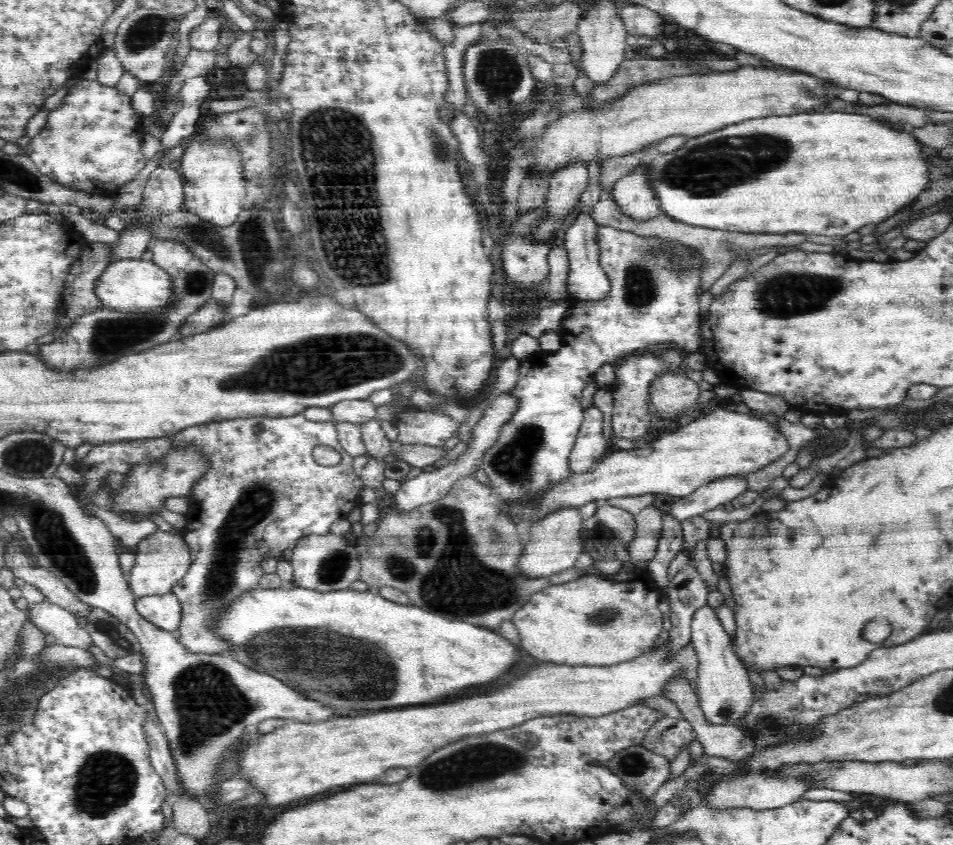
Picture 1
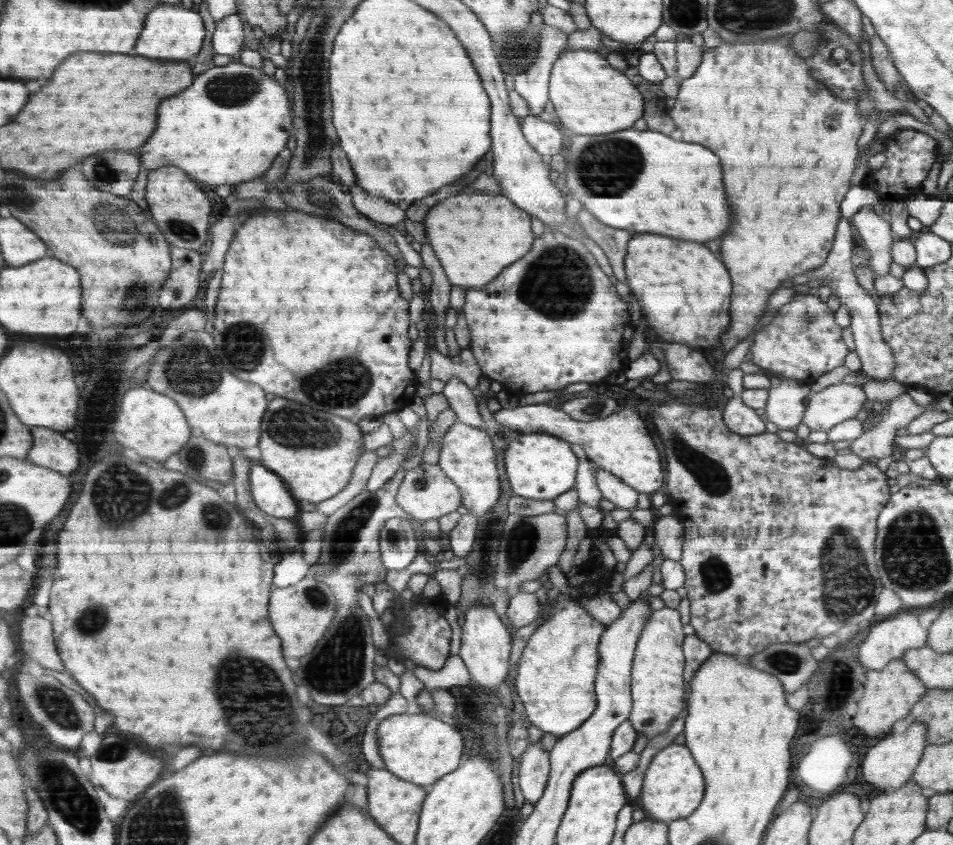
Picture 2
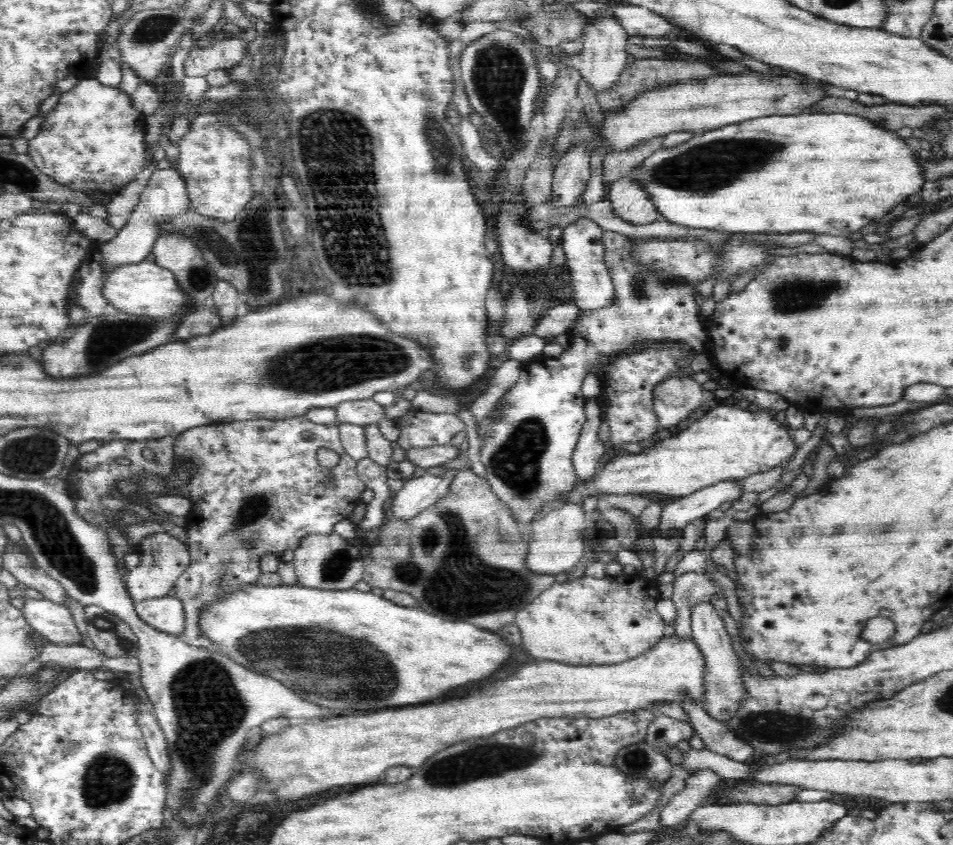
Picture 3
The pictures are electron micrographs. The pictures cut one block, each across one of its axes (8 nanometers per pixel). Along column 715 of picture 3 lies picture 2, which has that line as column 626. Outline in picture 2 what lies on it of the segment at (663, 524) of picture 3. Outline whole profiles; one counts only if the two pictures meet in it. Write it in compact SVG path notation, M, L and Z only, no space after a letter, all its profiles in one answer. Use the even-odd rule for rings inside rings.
M596 467L596 486L606 500L613 502L617 508L633 511L638 508L638 496L640 493L630 485L624 484L618 476L610 474Z

